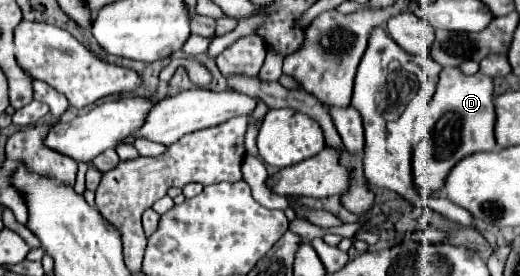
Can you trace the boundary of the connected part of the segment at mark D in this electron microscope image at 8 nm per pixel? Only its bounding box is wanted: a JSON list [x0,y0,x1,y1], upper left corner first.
[412,67,494,191]

